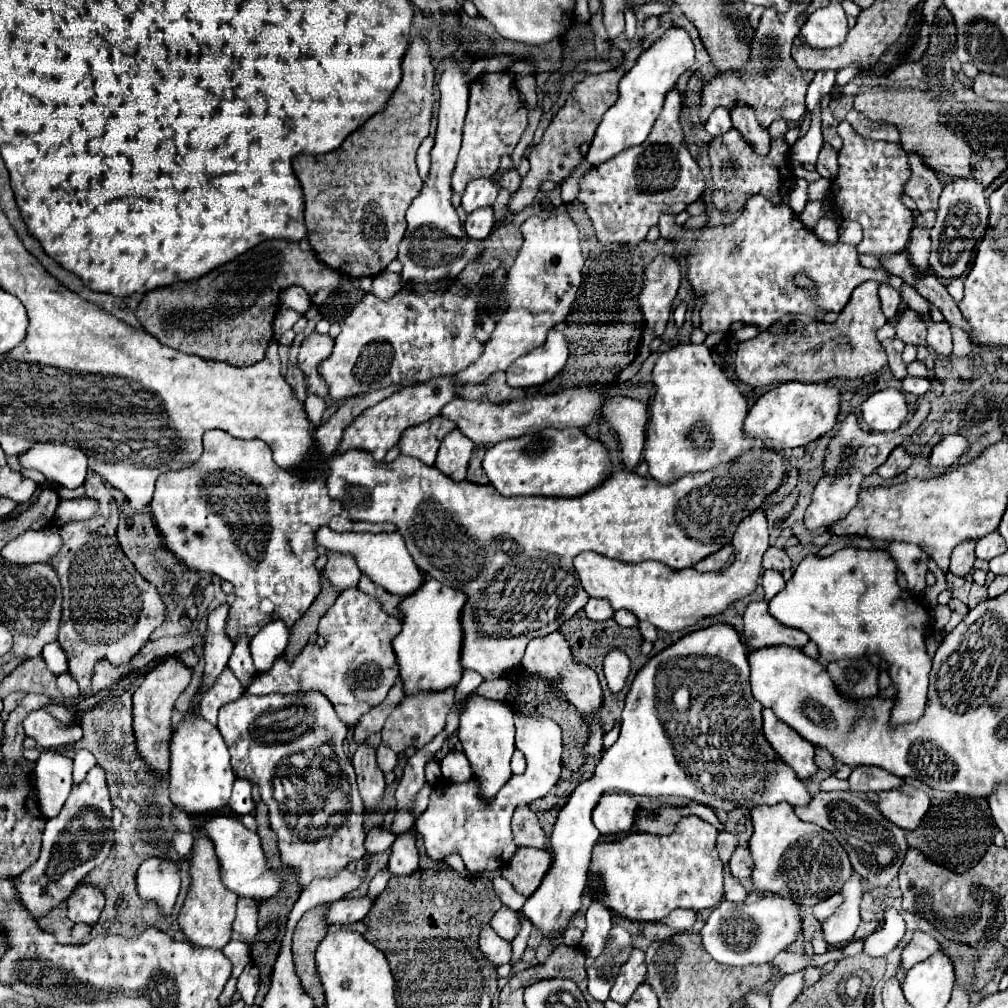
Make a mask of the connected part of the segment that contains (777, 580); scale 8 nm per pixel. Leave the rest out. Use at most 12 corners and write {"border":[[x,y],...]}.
{"border":[[765,570],[765,600],[771,600],[785,586],[779,570]]}

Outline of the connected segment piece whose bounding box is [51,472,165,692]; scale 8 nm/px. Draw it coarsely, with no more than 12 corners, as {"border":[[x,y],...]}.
{"border":[[99,474],[91,520],[61,526],[59,644],[79,692],[129,664],[165,620],[115,538]]}

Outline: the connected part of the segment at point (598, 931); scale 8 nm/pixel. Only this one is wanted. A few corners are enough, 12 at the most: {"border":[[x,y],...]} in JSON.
{"border":[[593,902],[581,946],[591,956],[605,952],[611,912]]}

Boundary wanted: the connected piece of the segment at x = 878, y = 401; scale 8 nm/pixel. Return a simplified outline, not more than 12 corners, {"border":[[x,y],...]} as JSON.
{"border":[[895,388],[863,402],[863,420],[875,432],[897,430],[907,416]]}

